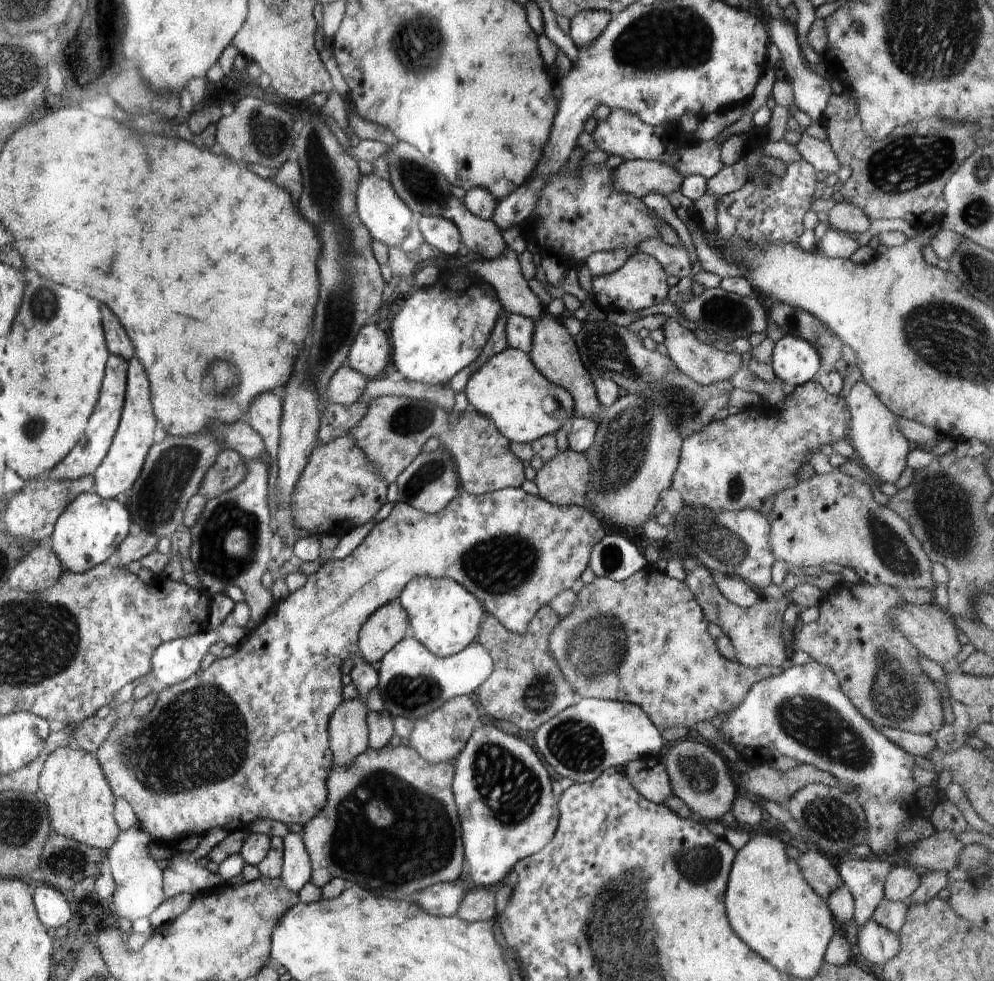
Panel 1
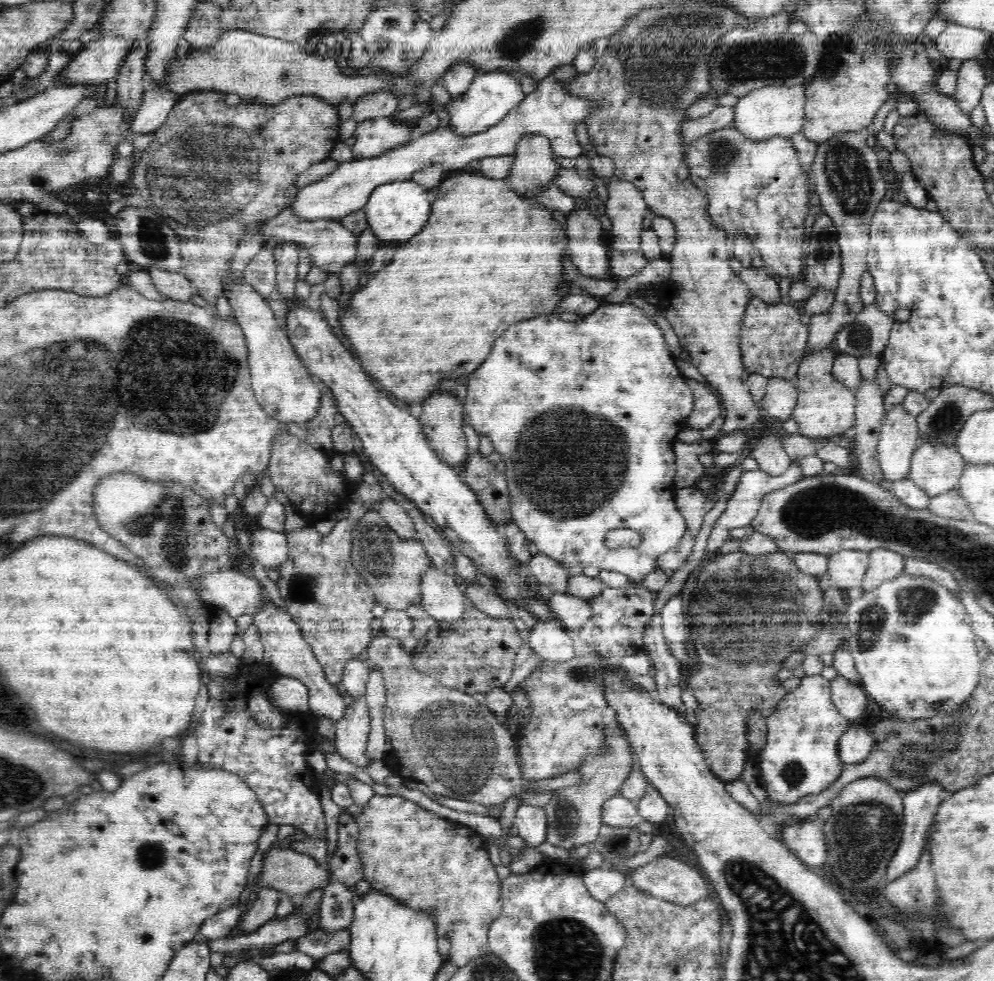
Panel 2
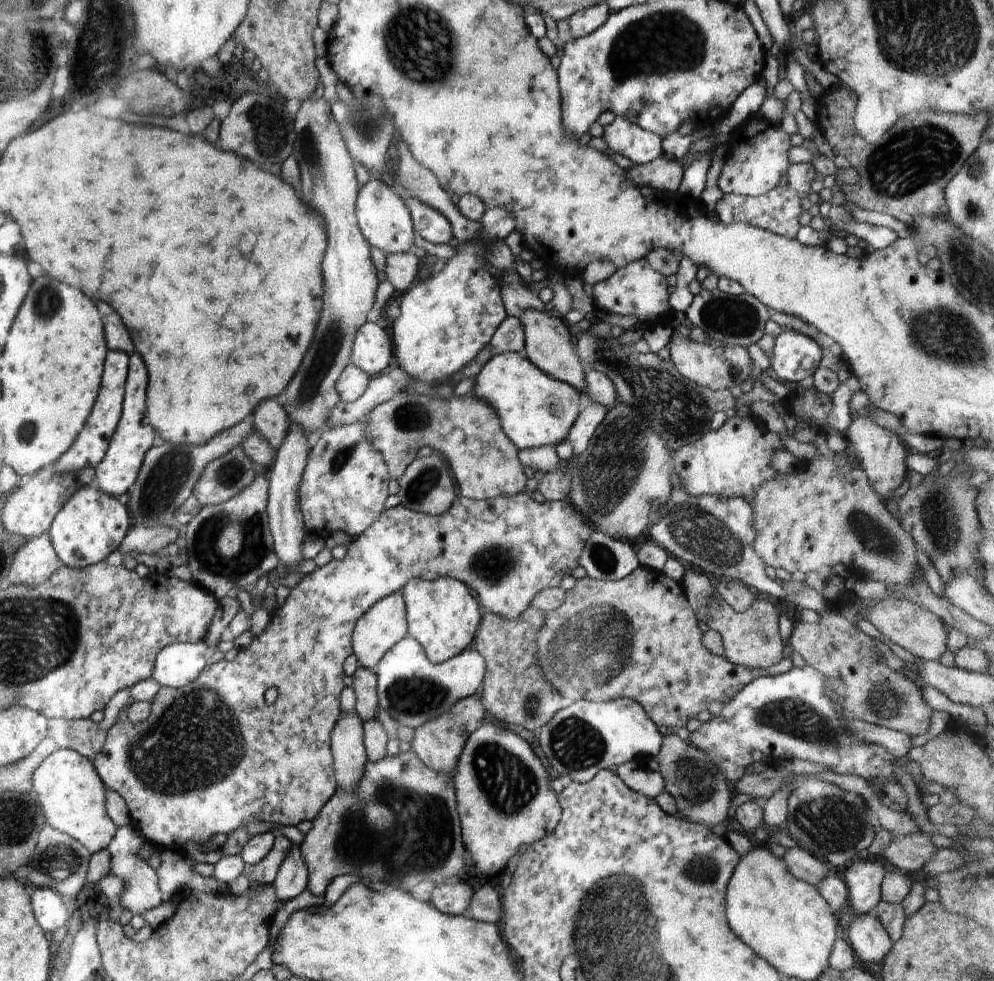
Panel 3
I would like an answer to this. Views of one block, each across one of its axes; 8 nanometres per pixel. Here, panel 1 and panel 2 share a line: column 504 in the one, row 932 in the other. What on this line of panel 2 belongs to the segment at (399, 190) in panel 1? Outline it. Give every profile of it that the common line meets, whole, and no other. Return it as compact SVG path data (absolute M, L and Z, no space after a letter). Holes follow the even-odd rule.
M270 887L261 888L258 895L253 898L248 912L242 916L241 934L254 932L269 920L276 918L278 902L280 902L280 896L276 889Z

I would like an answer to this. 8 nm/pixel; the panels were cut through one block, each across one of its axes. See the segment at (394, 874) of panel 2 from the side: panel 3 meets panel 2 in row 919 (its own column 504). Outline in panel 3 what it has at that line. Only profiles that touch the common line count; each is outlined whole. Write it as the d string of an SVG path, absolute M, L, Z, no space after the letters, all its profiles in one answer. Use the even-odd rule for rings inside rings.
M398 392L390 400L375 406L369 412L367 419L368 440L372 448L382 456L391 479L398 481L406 467L410 466L416 458L418 450L423 446L428 446L446 454L452 476L458 482L460 494L470 500L492 500L496 496L514 496L514 494L525 492L527 477L524 474L524 466L518 458L518 448L504 434L500 426L500 418L496 416L494 408L488 402L476 398L474 394L465 397L453 394L444 400L437 396Z

